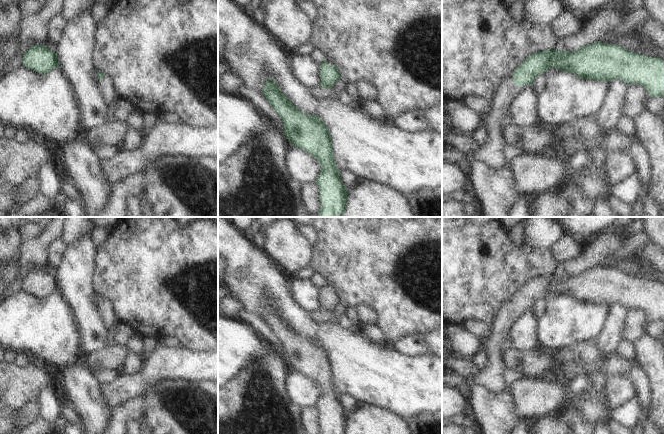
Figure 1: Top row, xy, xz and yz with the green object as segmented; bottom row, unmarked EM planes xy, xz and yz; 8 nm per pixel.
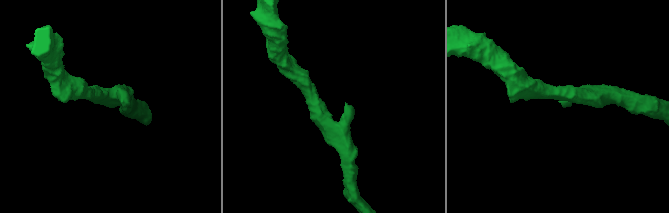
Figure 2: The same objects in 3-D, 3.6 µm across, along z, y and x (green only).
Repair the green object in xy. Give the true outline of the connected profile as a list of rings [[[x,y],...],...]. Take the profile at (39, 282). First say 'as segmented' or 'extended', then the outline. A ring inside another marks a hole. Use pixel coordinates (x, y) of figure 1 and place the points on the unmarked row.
as segmented | [[[33,269],[23,281],[23,290],[40,298],[47,298],[60,291],[58,278],[46,269]]]

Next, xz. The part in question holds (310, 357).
as segmented | [[[273,303],[265,307],[263,319],[281,341],[290,369],[310,377],[321,389],[321,397],[315,406],[320,414],[320,434],[346,434],[349,414],[342,407],[326,347],[317,339],[304,338]]]

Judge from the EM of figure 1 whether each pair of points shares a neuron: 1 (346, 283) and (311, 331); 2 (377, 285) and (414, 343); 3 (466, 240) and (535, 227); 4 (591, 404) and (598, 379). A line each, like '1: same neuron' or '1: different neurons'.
1: different neurons
2: different neurons
3: different neurons
4: same neuron

